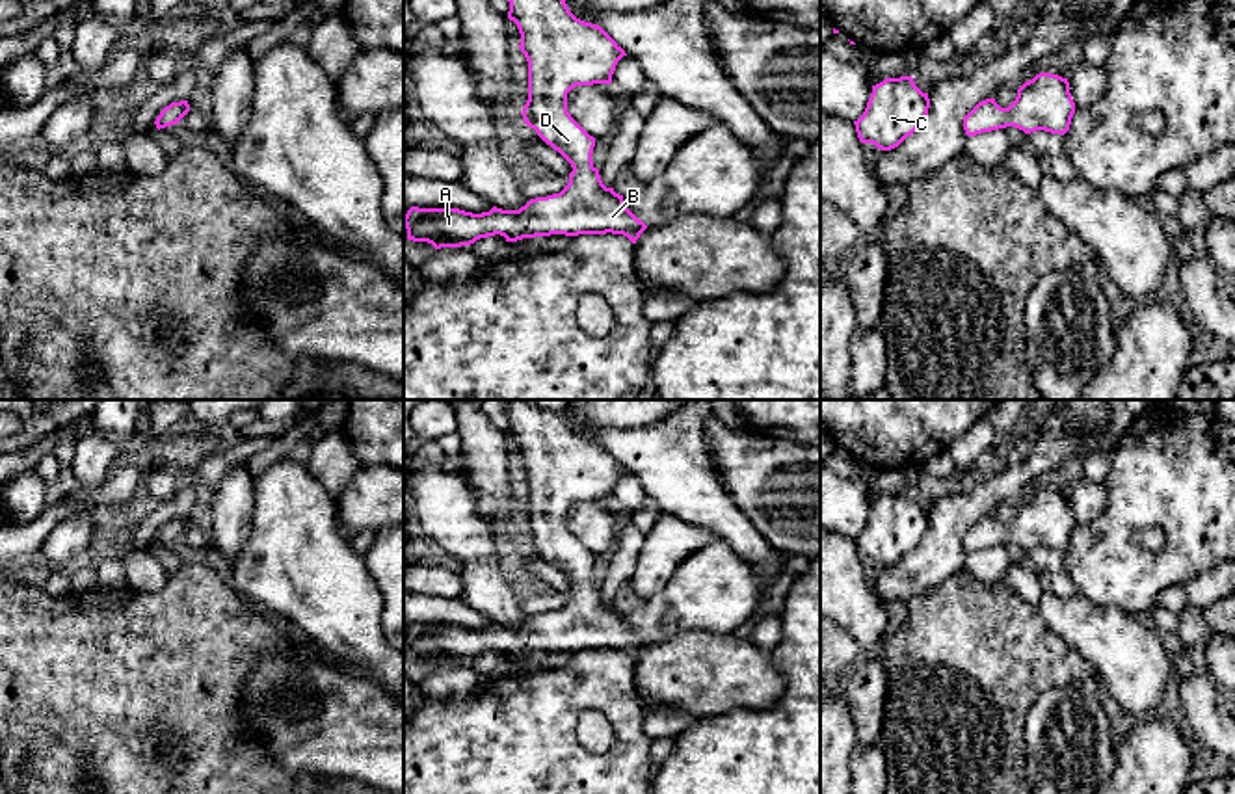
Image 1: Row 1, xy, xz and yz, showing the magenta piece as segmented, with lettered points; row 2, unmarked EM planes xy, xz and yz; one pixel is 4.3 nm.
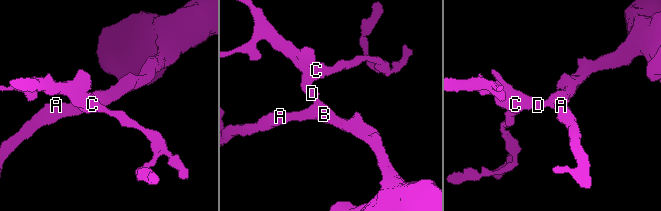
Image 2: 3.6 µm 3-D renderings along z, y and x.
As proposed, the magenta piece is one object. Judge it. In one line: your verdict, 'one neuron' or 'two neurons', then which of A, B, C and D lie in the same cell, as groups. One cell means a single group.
one neuron; A B C D

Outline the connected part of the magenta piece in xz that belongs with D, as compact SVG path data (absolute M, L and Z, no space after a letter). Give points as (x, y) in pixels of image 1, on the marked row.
M508 0L508 19L521 33L521 52L528 61L528 100L523 108L525 125L558 151L573 167L569 182L560 193L530 199L519 210L493 206L472 214L459 208L411 206L404 216L407 240L428 242L435 249L471 245L480 238L500 234L506 242L551 234L623 234L632 244L647 229L623 203L623 195L606 188L591 154L595 138L590 136L567 112L567 93L577 86L612 84L618 61L625 50L597 24L577 19L565 0Z

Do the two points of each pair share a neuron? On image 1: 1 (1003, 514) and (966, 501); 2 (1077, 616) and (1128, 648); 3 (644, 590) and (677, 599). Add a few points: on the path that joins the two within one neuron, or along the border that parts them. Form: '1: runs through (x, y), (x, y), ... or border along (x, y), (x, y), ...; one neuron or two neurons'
1: border along (1016, 504), (1003, 502), (994, 514); two neurons
2: runs through (1090, 627), (1115, 642); one neuron
3: border along (683, 560), (670, 579), (642, 601); two neurons

